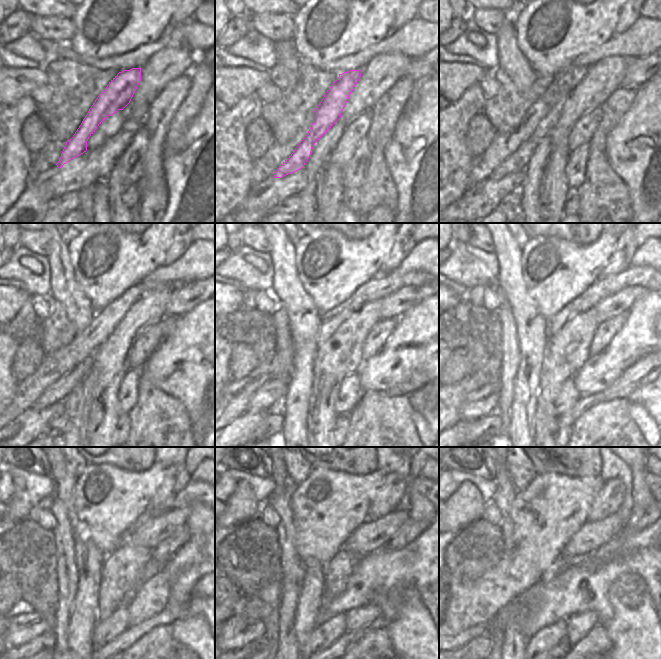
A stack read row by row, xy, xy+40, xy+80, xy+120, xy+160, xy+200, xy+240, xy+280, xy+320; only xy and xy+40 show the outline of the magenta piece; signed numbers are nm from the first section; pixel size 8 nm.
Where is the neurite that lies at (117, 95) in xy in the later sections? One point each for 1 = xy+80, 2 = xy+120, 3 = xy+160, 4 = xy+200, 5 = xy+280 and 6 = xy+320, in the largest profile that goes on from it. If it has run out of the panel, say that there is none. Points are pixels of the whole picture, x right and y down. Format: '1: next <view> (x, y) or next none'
1: next xy+80 (516, 162)
2: next xy+120 (57, 392)
3: next xy+160 (270, 393)
4: next xy+200 (481, 402)
5: next xy+280 (241, 628)
6: next xy+320 (470, 625)

